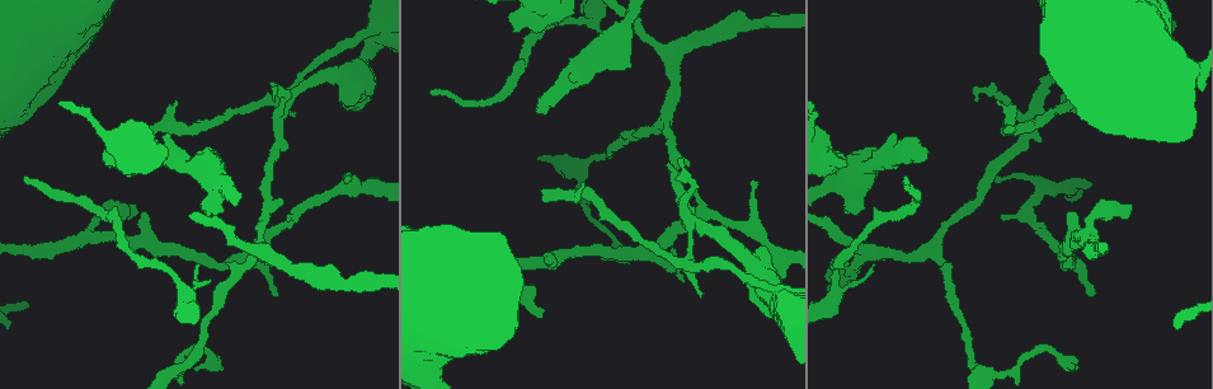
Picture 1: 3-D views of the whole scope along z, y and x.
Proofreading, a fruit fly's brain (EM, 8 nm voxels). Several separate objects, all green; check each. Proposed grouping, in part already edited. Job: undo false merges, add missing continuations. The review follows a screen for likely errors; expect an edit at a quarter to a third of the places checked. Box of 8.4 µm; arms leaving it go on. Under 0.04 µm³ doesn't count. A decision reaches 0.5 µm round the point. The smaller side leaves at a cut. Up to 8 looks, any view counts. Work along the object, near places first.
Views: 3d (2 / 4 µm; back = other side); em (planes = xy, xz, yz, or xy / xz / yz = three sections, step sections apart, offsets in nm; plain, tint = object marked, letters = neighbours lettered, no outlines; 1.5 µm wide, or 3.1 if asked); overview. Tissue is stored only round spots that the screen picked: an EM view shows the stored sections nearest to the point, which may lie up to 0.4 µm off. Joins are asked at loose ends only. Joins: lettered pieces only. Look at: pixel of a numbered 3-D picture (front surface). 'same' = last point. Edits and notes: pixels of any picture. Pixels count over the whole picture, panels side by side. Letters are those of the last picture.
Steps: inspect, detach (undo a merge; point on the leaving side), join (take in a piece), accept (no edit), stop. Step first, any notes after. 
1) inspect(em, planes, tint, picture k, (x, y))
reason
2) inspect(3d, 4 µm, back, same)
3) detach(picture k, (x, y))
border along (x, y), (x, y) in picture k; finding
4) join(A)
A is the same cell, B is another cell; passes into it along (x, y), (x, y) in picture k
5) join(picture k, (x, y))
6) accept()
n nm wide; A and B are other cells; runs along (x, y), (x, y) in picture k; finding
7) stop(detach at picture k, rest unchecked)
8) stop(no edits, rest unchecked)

inspect(3d, 2 µm, picture 1, (976, 100))
thin end

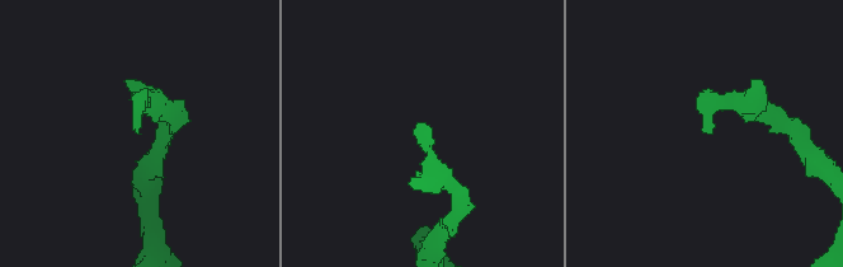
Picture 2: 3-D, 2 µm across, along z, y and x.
inspect(em, planes, letters, picture 2, (419, 130))
need the tissue

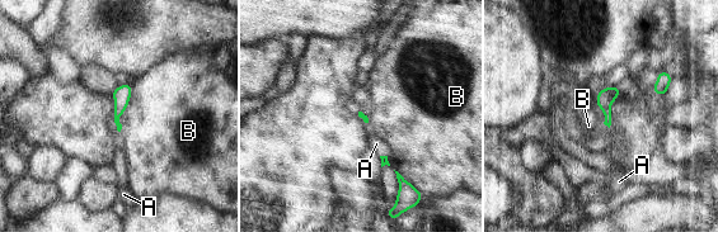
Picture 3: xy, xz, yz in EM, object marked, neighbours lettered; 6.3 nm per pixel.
accept()
A and B are other cells; border along (130, 83), (131, 96), (123, 112) in picture 3; no lettered piece goes on from it

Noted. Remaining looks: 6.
inspect(em, planes, tint, picture 1, (432, 94))
end of a long branch

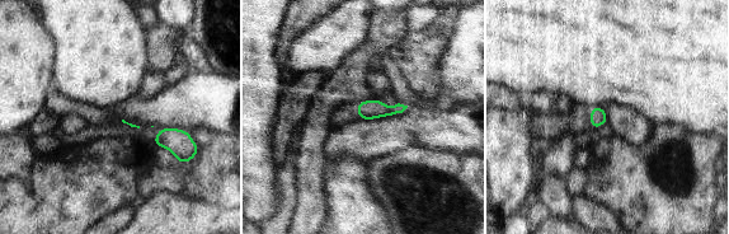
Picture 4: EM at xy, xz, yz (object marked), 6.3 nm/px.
inspect(em, planes, letters, same)
see the neighbours

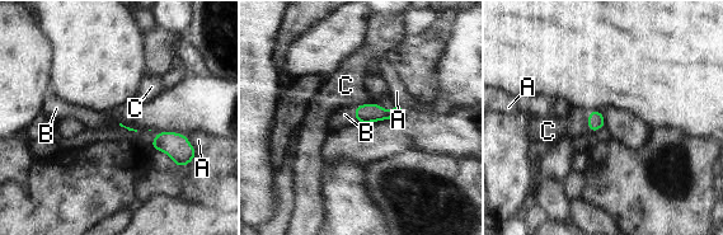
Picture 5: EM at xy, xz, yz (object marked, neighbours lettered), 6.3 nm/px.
join(B)
C touches over 140 nm; B is the same cell, A and C are other cells; passes into it along (365, 113), (355, 114), (344, 114) in picture 5; the neuron continues

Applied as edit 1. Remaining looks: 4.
inspect(overview)

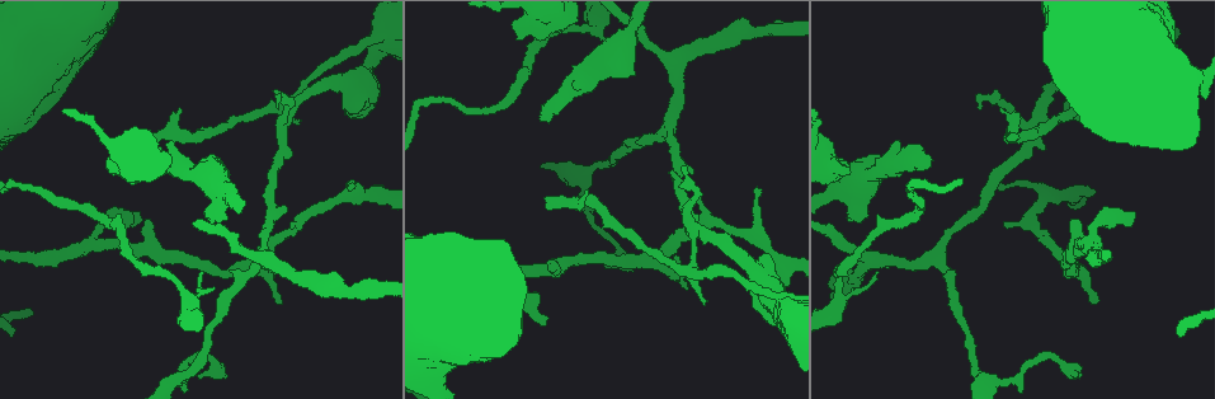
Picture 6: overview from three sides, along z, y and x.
inspect(3d, 4 µm, picture 6, (925, 169))
thick end

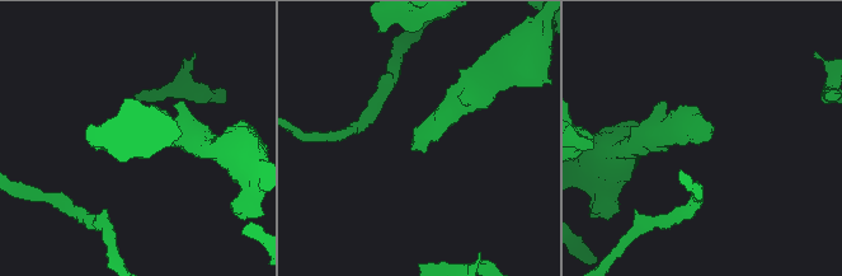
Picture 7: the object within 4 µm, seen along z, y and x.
inspect(em, planes, letters, picture 7, (415, 147))

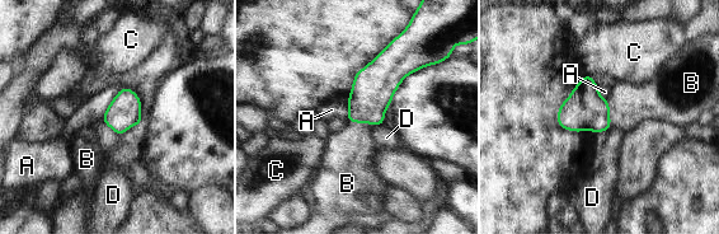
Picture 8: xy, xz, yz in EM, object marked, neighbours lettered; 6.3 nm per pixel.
join(B)
A touches over 240 nm; B is the same cell, A, C and D are other cells; the neuron continues

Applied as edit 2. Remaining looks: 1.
stop(join at picture 5, join at picture 8, rest unchecked)

